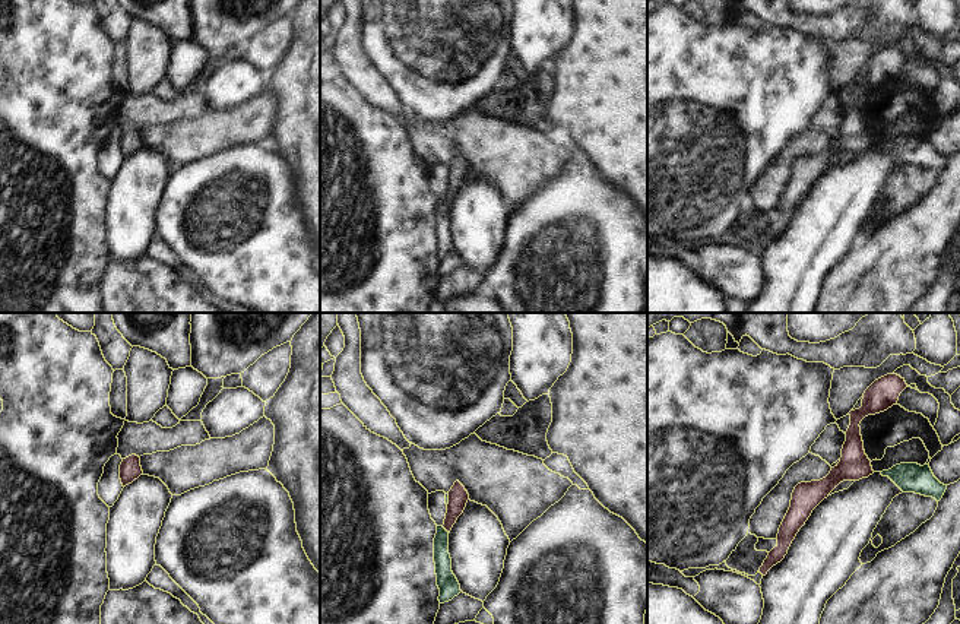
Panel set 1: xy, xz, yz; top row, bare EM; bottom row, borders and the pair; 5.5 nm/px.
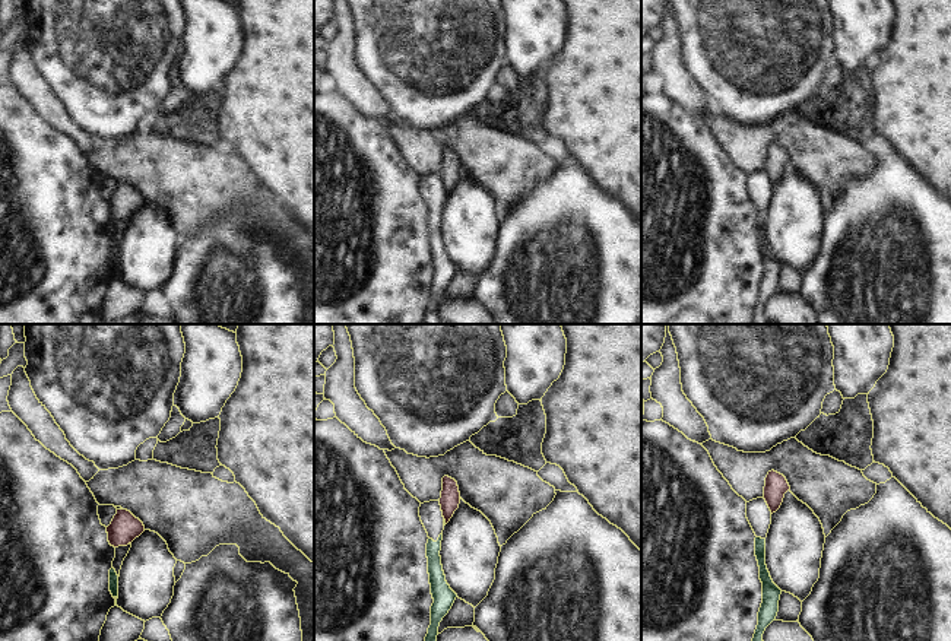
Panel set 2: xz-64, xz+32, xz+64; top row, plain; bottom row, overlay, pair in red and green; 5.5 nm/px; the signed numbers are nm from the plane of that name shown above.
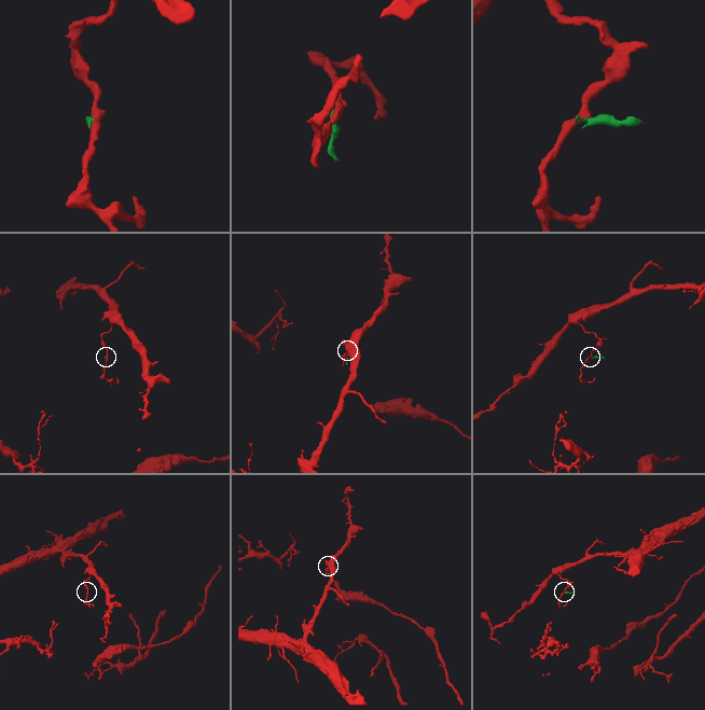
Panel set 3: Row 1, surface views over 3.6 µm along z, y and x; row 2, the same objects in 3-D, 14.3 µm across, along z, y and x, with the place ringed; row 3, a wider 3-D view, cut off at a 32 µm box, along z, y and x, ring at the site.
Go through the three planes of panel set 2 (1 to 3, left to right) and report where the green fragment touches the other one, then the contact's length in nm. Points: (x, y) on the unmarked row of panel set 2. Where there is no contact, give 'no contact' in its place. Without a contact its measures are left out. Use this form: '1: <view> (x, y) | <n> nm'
1: no contact
2: xz+32 (446, 194) | 30 nm
3: no contact

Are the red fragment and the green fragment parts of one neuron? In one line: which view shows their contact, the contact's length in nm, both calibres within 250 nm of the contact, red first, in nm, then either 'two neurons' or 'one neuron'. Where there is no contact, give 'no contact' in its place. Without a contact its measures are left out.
xz | 60 nm | 110/100 nm | two neurons

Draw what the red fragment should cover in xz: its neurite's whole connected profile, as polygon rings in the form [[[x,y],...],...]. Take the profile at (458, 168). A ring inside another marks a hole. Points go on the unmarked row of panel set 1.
[[[459,153],[454,155],[454,158],[447,167],[449,167],[449,177],[443,200],[450,206],[457,190],[463,186],[466,180],[469,167]]]

